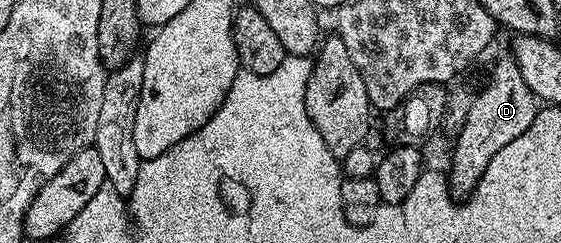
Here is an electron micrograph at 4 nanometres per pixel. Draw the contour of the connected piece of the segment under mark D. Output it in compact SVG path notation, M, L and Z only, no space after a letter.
M506 54L494 64L494 69L490 72L490 81L482 88L482 93L470 104L470 109L466 112L466 117L462 120L462 129L458 132L458 141L454 144L454 153L450 156L450 176L448 172L448 187L451 193L469 194L477 188L482 180L484 170L488 168L488 162L494 158L498 151L504 150L512 138L520 138L524 130L532 126L540 111L539 101L533 92L528 90L528 82L524 82L520 75L520 66L516 66L513 55Z

